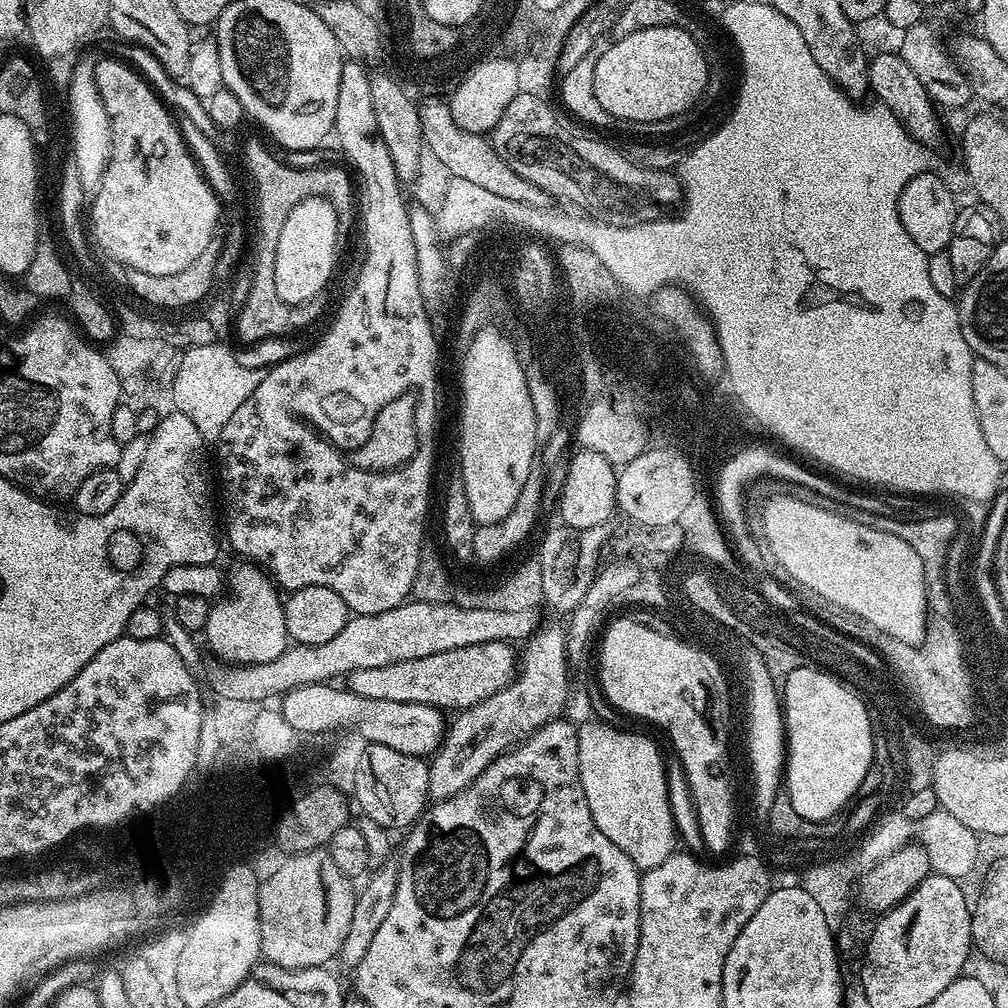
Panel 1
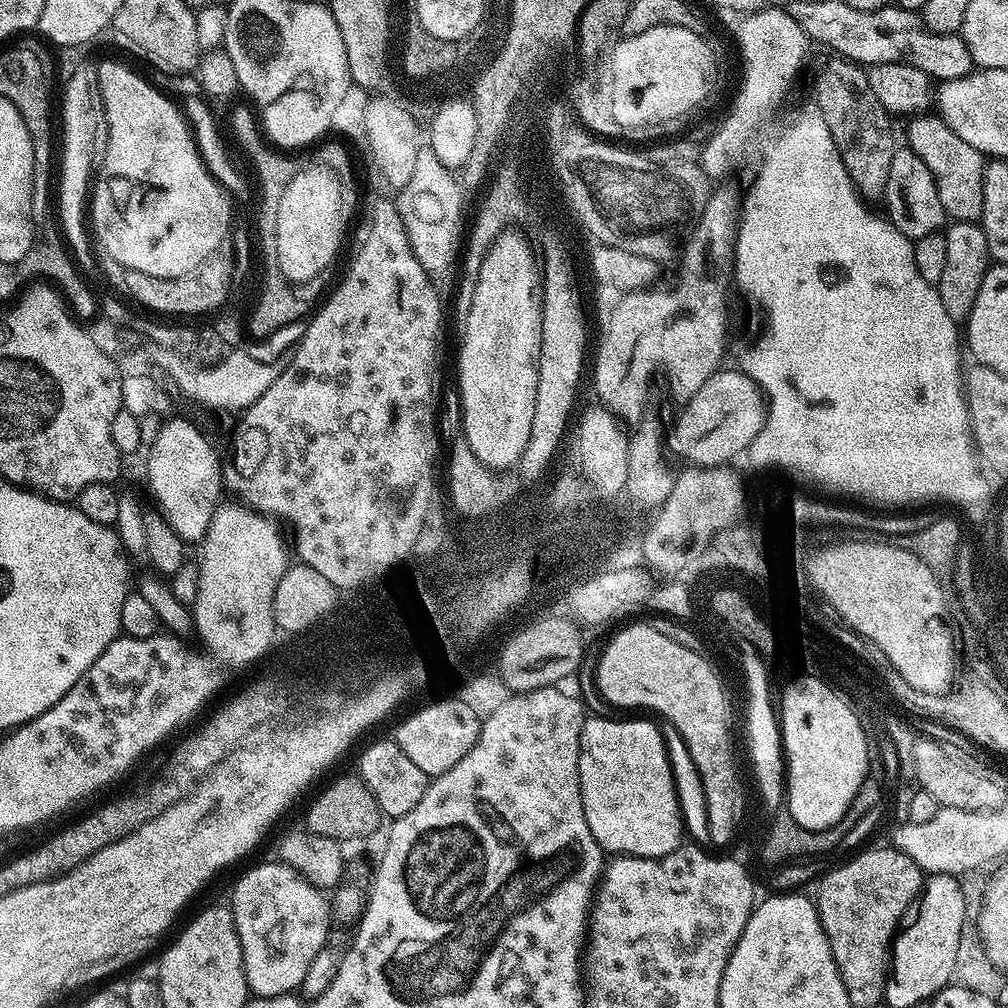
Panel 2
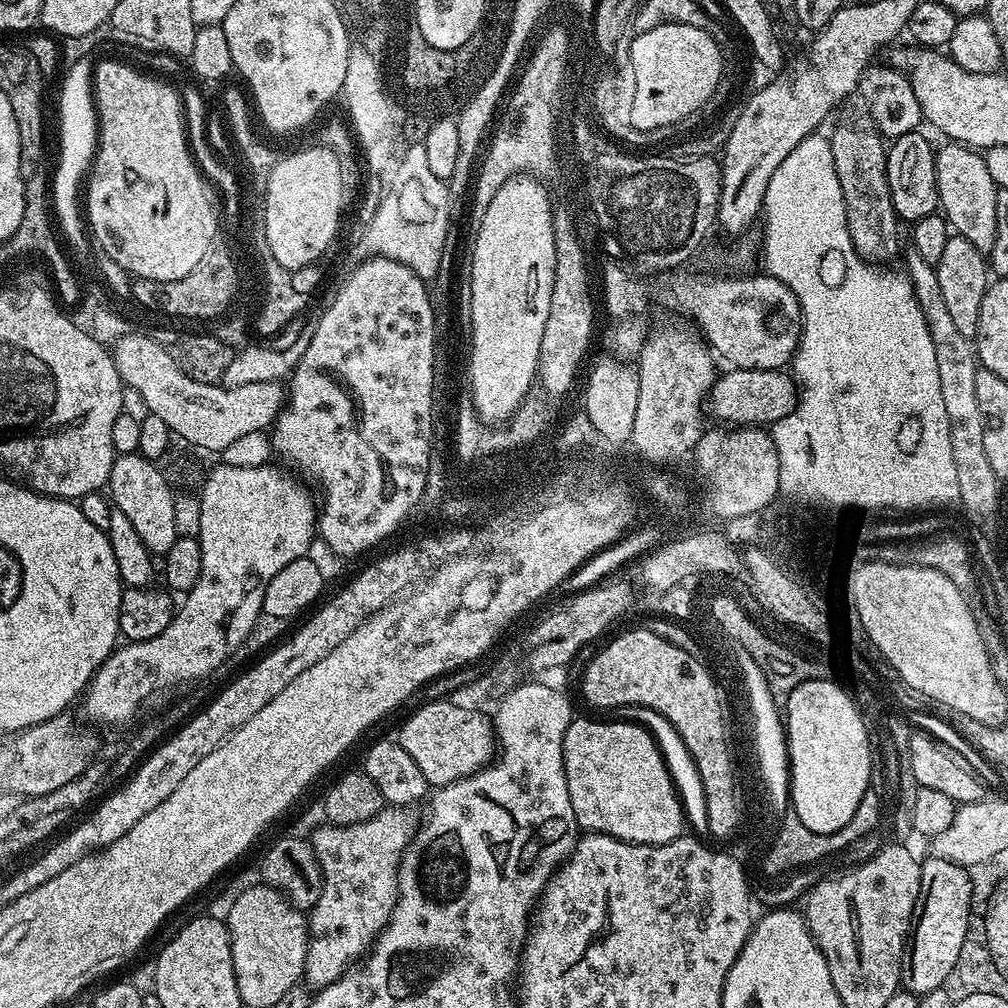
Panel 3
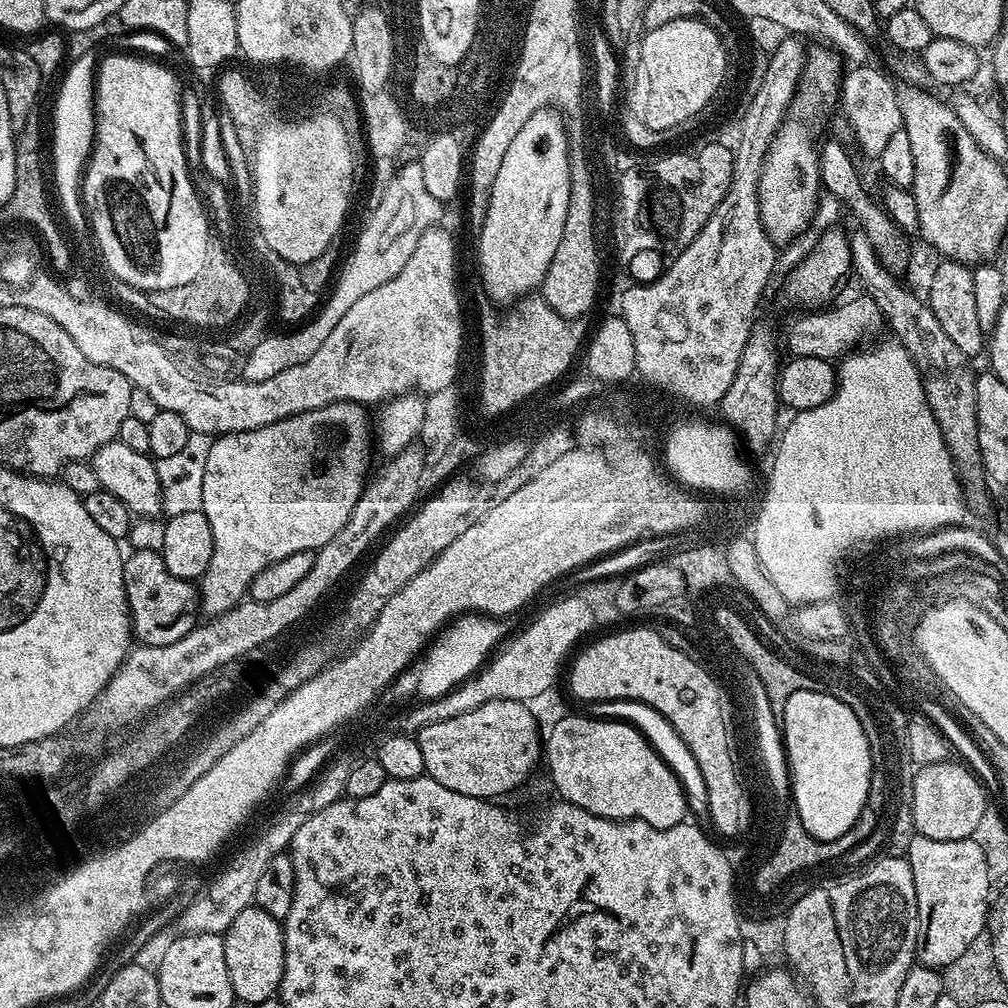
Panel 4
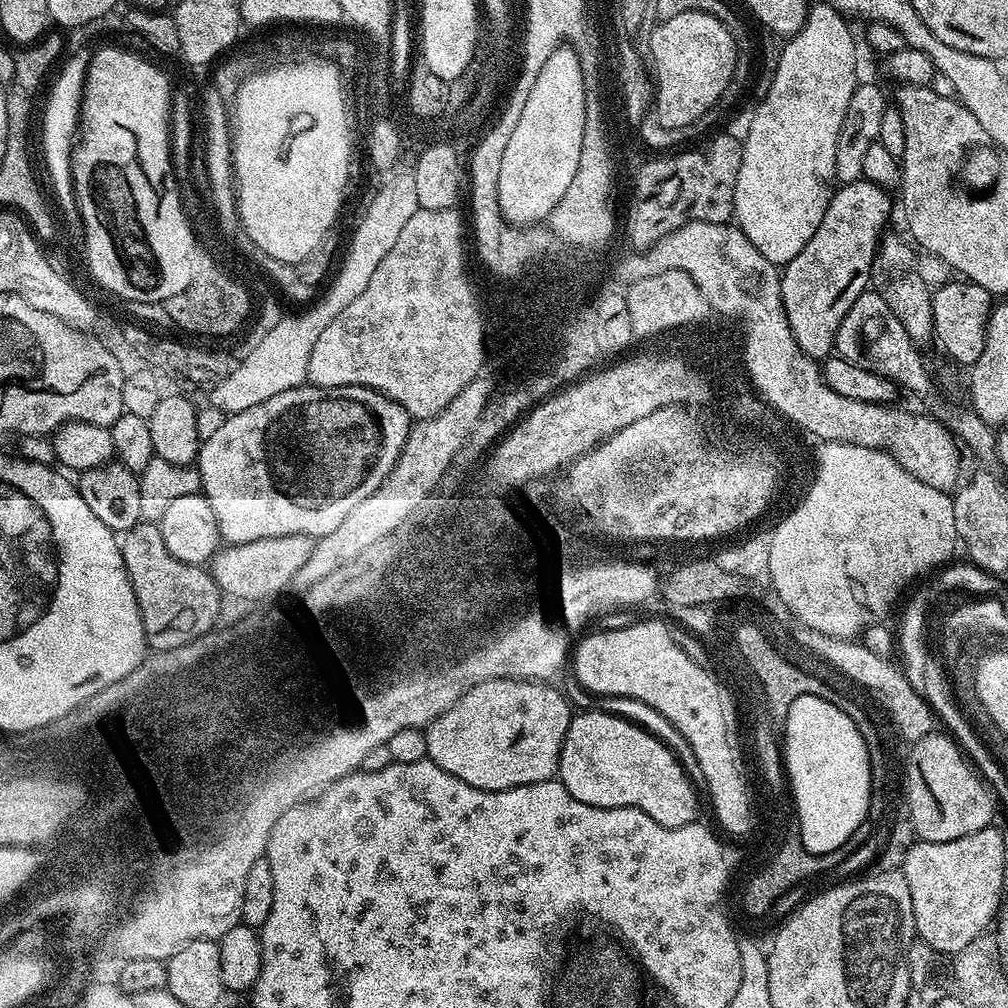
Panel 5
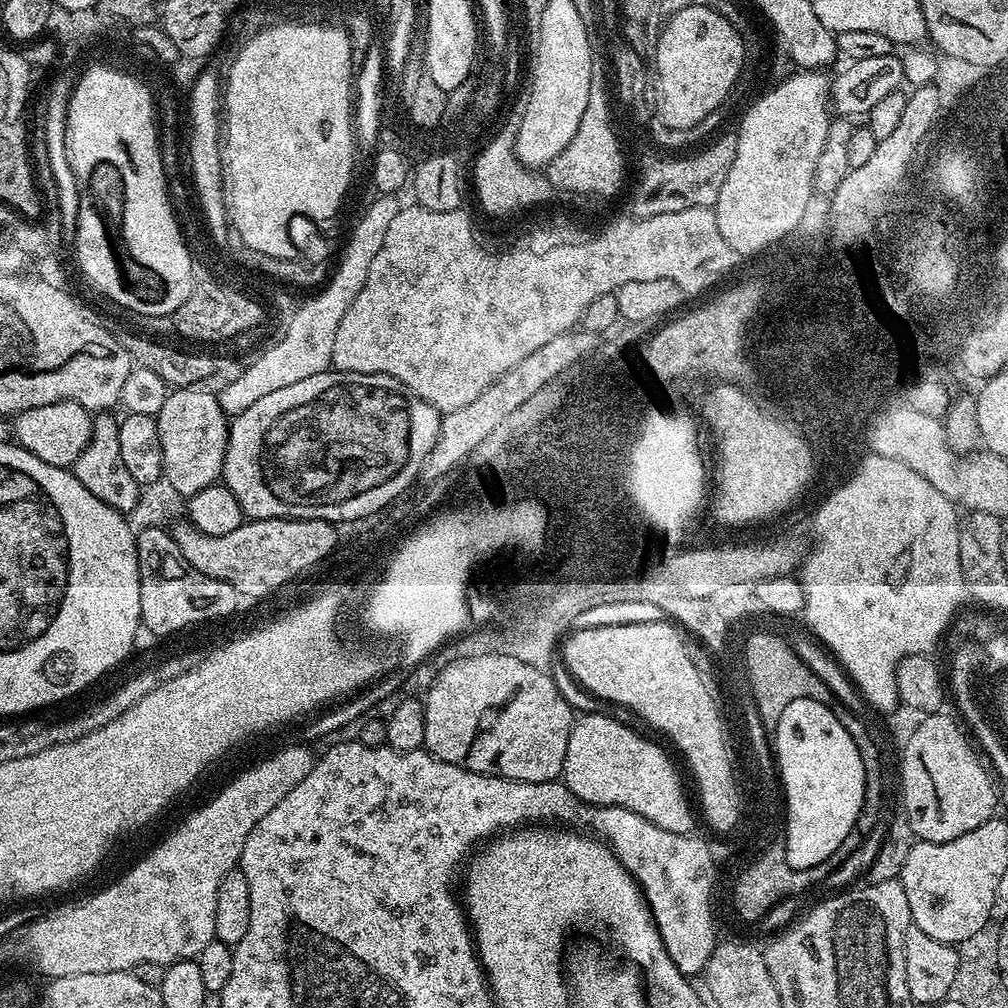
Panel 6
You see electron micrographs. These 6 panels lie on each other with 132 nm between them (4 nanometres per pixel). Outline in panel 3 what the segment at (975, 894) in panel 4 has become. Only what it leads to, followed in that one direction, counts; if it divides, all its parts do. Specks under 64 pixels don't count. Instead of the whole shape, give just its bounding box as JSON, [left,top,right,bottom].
[900,855,974,998]

